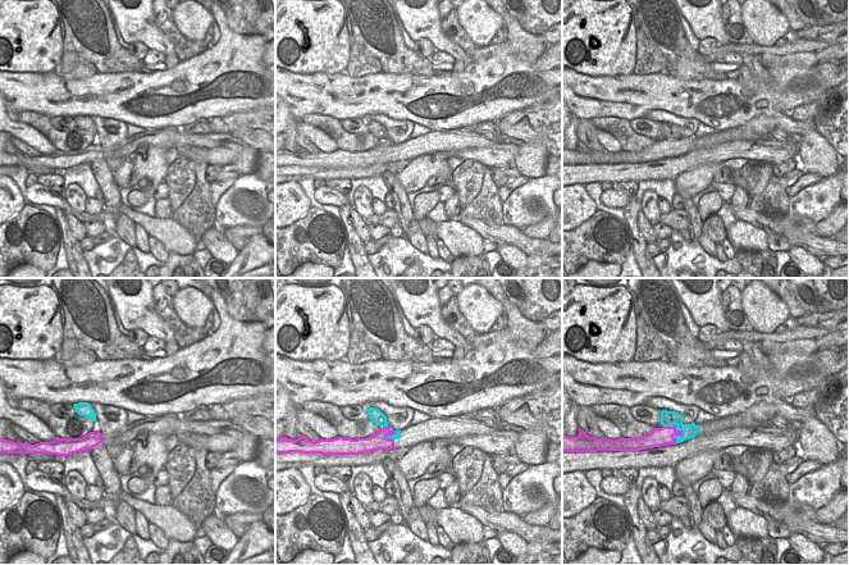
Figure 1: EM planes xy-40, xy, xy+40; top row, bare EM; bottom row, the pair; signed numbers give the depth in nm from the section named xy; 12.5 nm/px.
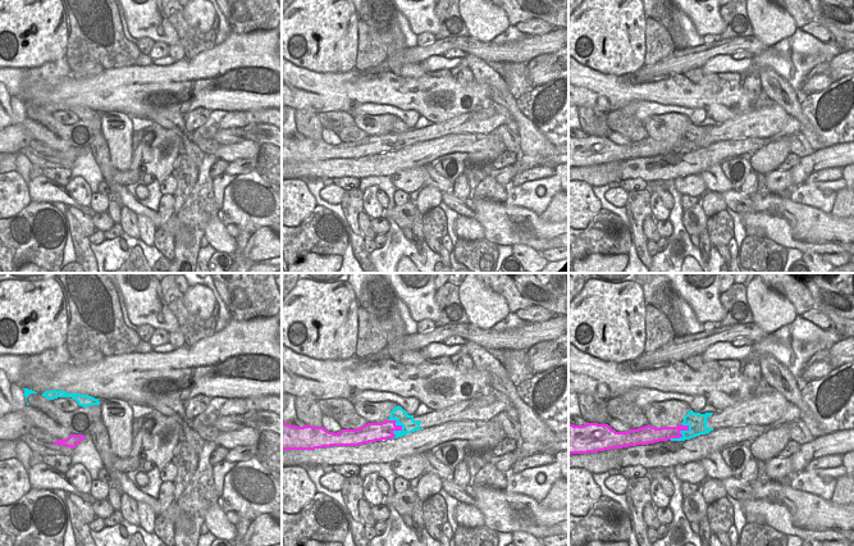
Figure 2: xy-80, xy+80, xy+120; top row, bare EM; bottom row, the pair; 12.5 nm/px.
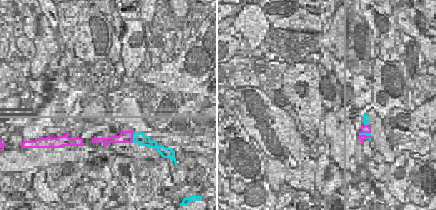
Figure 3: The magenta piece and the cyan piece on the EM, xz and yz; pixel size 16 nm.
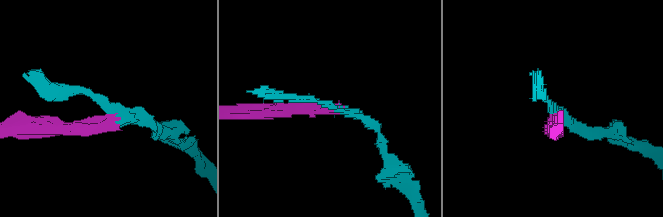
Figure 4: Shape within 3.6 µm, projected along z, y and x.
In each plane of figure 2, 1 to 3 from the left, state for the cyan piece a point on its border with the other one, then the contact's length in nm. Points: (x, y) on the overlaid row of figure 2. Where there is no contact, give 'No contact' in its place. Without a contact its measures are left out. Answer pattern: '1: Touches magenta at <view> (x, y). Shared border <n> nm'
1: No contact
2: Touches magenta at xy+80 (401, 428). Shared border 260 nm
3: Touches magenta at xy+120 (681, 435). Shared border 300 nm

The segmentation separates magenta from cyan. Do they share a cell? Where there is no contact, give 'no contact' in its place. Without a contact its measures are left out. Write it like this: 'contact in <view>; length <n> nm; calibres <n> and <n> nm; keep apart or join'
contact in xy+40; length 300 nm; calibres 240 and 190 nm; keep apart

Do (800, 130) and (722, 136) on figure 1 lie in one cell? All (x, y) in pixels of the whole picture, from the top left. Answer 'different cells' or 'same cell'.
same cell

